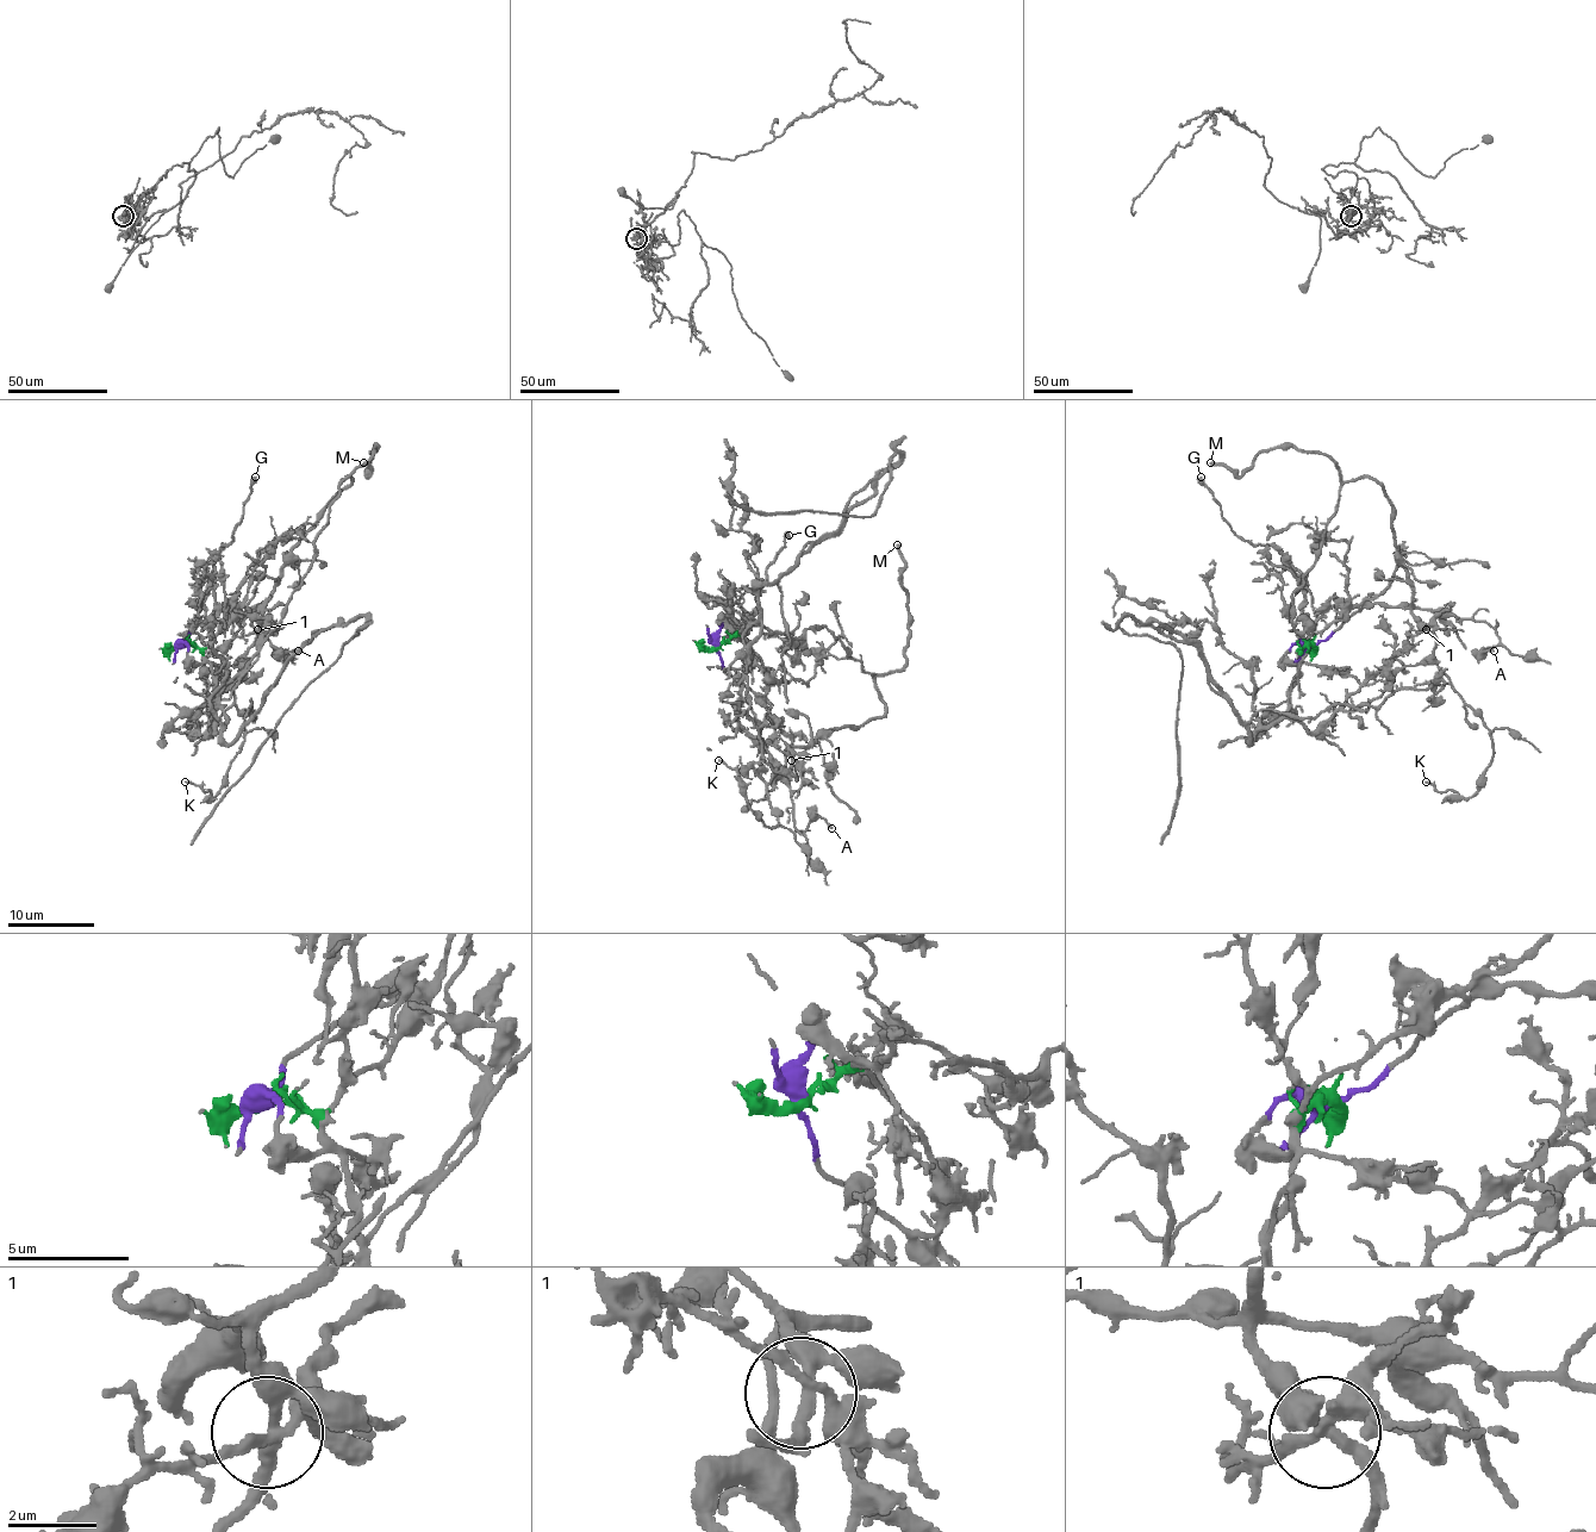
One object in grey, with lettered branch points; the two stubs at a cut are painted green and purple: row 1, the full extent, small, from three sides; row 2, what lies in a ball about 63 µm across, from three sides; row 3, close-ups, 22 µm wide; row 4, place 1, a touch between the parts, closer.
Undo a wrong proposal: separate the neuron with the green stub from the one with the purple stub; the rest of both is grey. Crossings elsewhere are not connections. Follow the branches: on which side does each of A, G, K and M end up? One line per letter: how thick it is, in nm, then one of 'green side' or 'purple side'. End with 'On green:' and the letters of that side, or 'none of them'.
A: calibre 180 nm; purple side
G: calibre 440 nm; green side
K: calibre 190 nm; purple side
M: calibre 280 nm; purple side
On green: G

